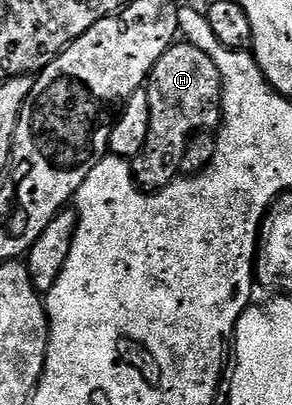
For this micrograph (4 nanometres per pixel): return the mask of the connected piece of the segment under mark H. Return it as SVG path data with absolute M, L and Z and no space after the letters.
M175 42L170 49L162 55L160 62L150 72L150 78L144 85L144 91L148 94L148 110L150 121L148 122L148 142L144 142L144 150L133 157L132 167L134 170L134 183L143 190L161 190L168 184L173 184L179 175L184 150L191 136L199 130L214 130L221 125L222 119L222 75L204 54L196 46L185 42Z

